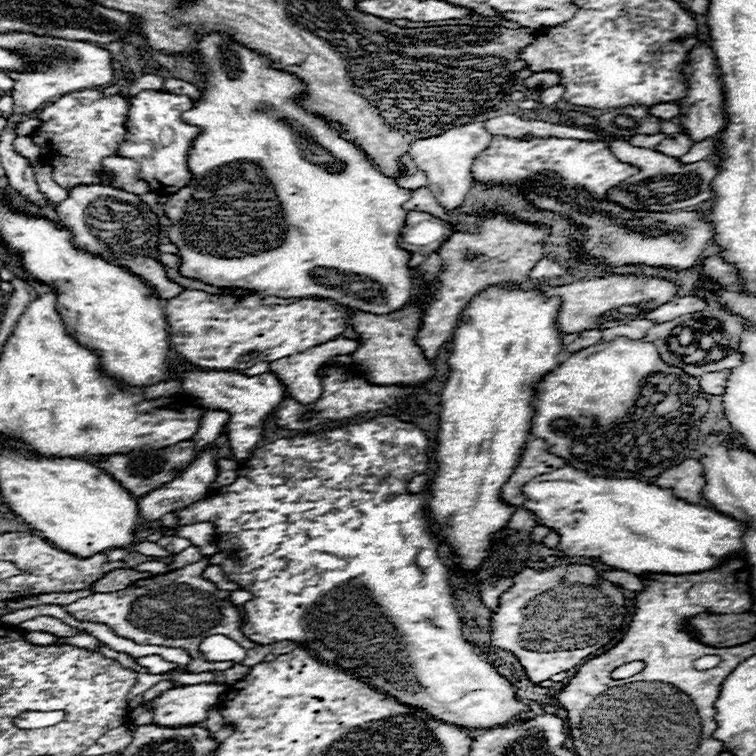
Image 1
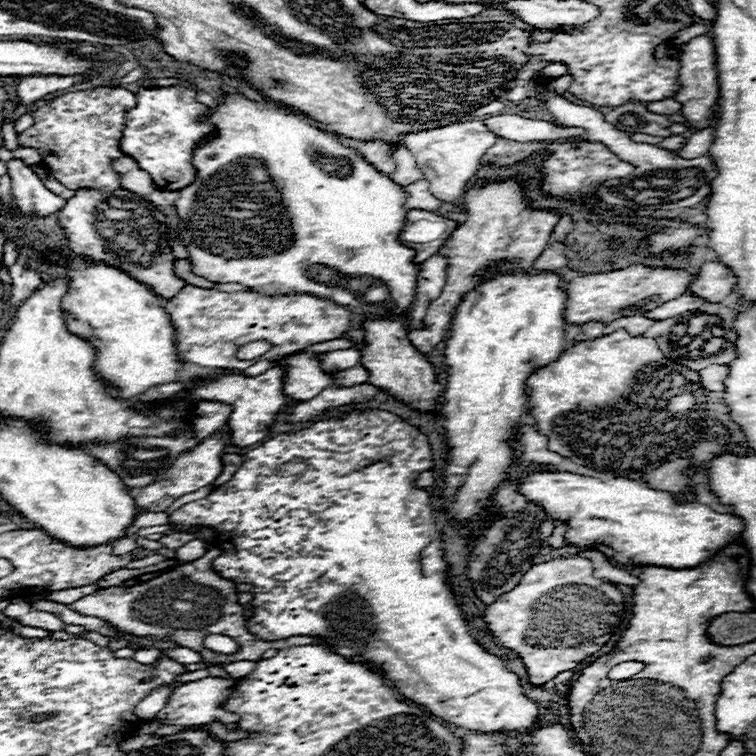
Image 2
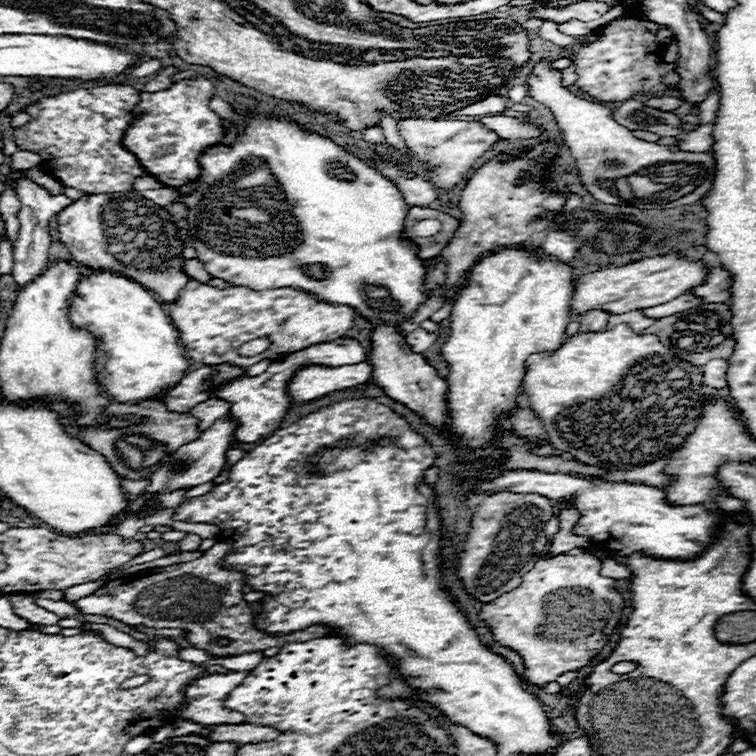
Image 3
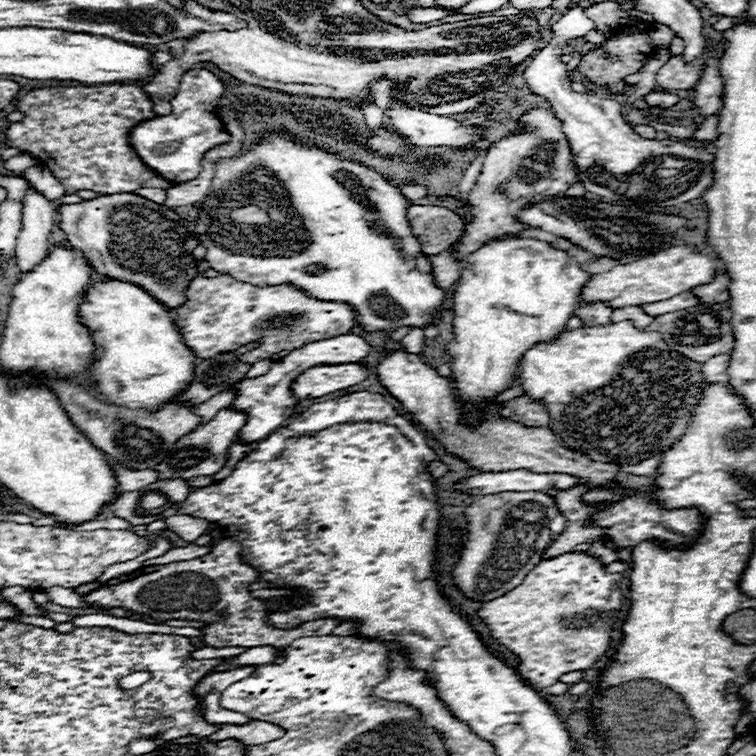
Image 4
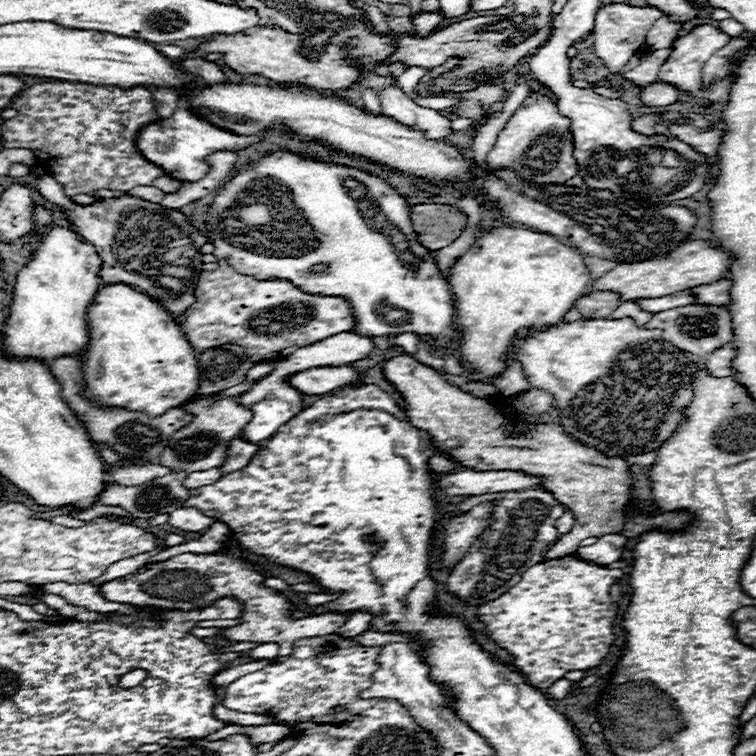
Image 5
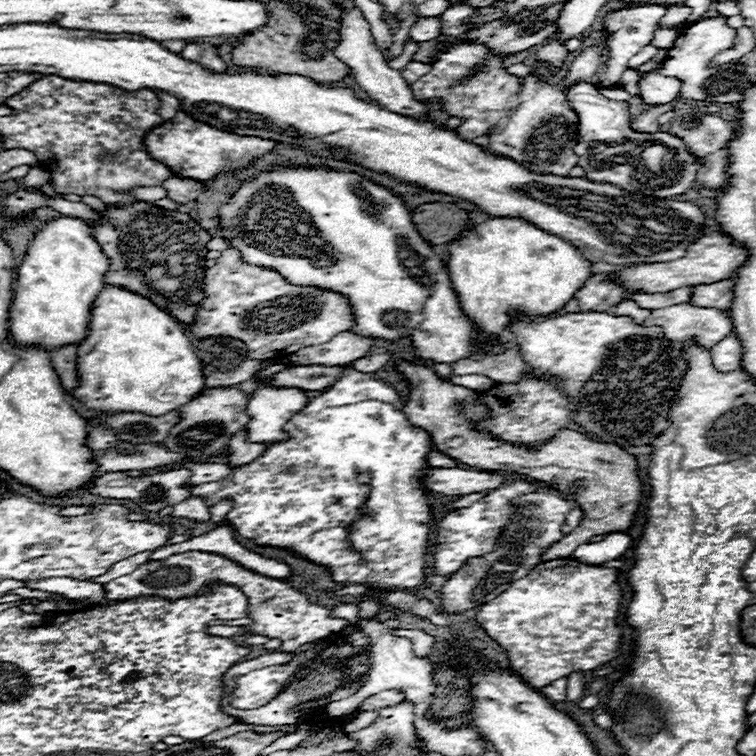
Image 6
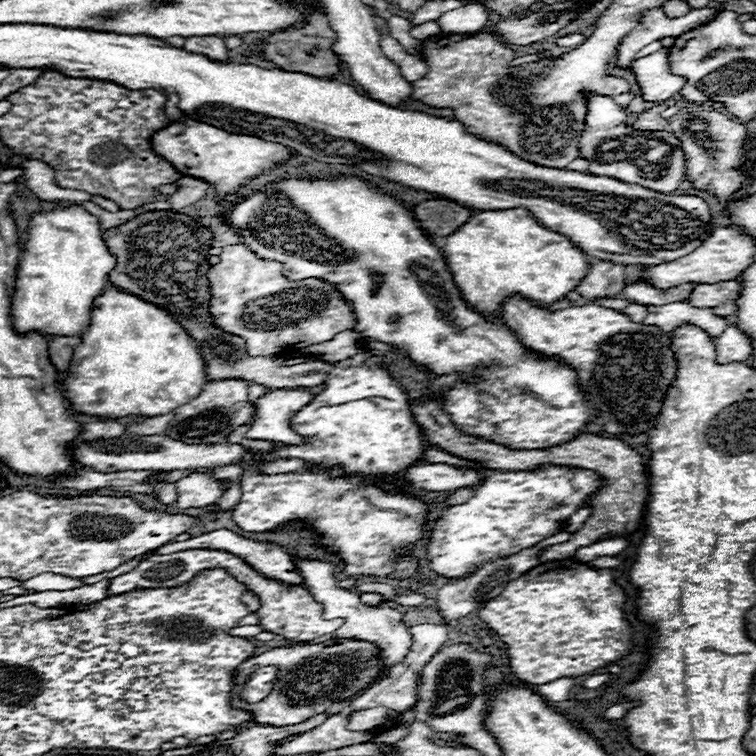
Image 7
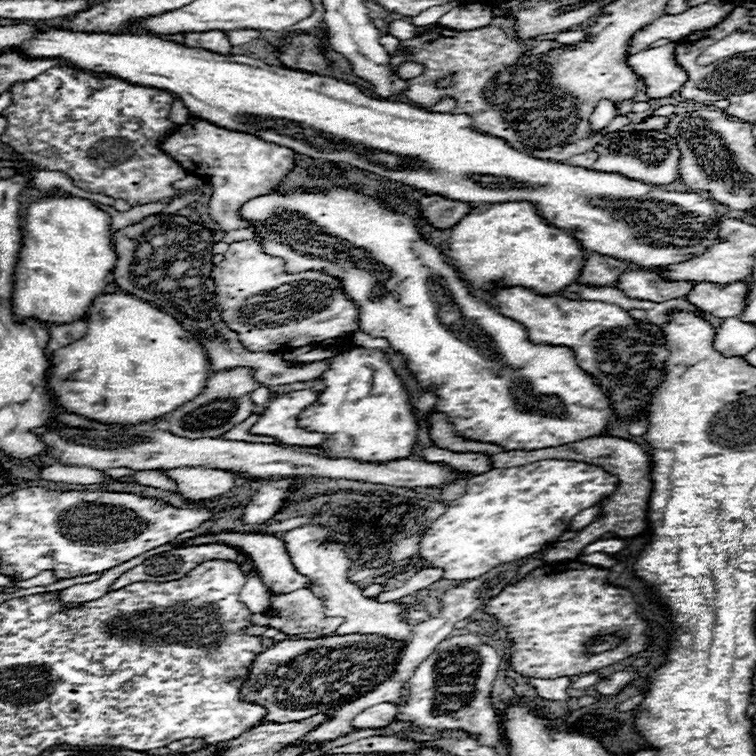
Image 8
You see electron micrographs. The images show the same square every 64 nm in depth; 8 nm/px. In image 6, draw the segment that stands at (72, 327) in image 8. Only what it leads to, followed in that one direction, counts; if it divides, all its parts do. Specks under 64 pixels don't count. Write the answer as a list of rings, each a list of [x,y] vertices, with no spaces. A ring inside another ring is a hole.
[[[66,346],[52,352],[52,368],[56,370],[64,390],[70,394],[78,386],[78,370],[76,370],[76,346]]]

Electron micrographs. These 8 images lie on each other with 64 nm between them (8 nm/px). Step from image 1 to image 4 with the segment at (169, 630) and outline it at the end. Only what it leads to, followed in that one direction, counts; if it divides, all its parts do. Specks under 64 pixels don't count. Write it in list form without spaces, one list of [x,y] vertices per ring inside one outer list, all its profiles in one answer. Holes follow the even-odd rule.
[[[220,540],[212,546],[212,550],[196,560],[172,562],[166,566],[158,566],[156,572],[142,574],[138,578],[126,582],[106,582],[98,590],[90,592],[84,600],[92,606],[92,610],[100,608],[126,608],[130,612],[148,616],[152,620],[188,620],[202,622],[202,644],[210,648],[256,648],[256,646],[274,646],[286,648],[290,642],[304,636],[328,636],[338,626],[338,620],[322,618],[304,622],[292,630],[276,630],[266,624],[268,602],[254,600],[248,592],[248,586],[256,580],[256,570],[242,564],[240,546],[232,540]]]

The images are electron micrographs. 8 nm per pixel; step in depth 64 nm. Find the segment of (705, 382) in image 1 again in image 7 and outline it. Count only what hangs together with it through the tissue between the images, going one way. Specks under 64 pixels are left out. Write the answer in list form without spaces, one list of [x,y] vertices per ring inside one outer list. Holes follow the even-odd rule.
[[[730,324],[720,338],[714,340],[716,348],[716,362],[718,364],[732,364],[732,362],[746,362],[752,354],[750,338],[744,336],[736,324]]]

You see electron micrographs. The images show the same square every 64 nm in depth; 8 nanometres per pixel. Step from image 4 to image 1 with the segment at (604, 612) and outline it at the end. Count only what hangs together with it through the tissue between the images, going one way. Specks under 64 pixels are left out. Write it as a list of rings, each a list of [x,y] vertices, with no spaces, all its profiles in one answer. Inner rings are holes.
[[[560,564],[554,568],[544,568],[544,570],[522,568],[514,576],[514,584],[508,588],[508,592],[500,596],[498,612],[492,614],[492,644],[496,648],[512,652],[520,660],[522,668],[526,670],[528,680],[534,684],[540,684],[558,672],[568,672],[576,668],[586,656],[606,646],[616,636],[616,632],[620,630],[624,622],[624,616],[626,616],[624,602],[626,600],[620,588],[600,578],[594,566]]]

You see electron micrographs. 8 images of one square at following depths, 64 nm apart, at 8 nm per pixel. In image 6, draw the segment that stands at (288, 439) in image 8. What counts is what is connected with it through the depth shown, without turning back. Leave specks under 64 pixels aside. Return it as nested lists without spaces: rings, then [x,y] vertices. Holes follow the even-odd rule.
[[[262,384],[248,398],[250,422],[246,426],[248,442],[276,442],[286,438],[284,424],[308,404],[308,398],[298,388],[276,388]]]

